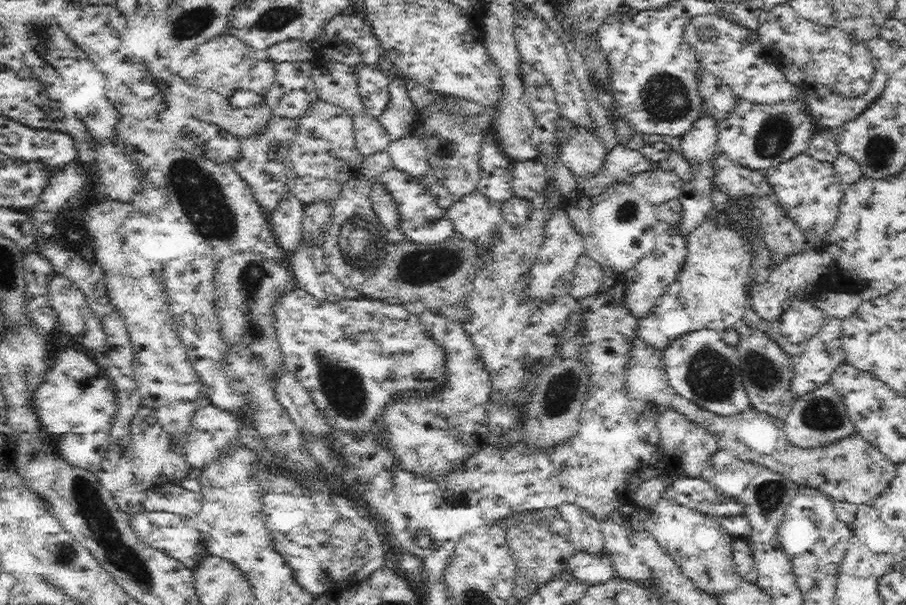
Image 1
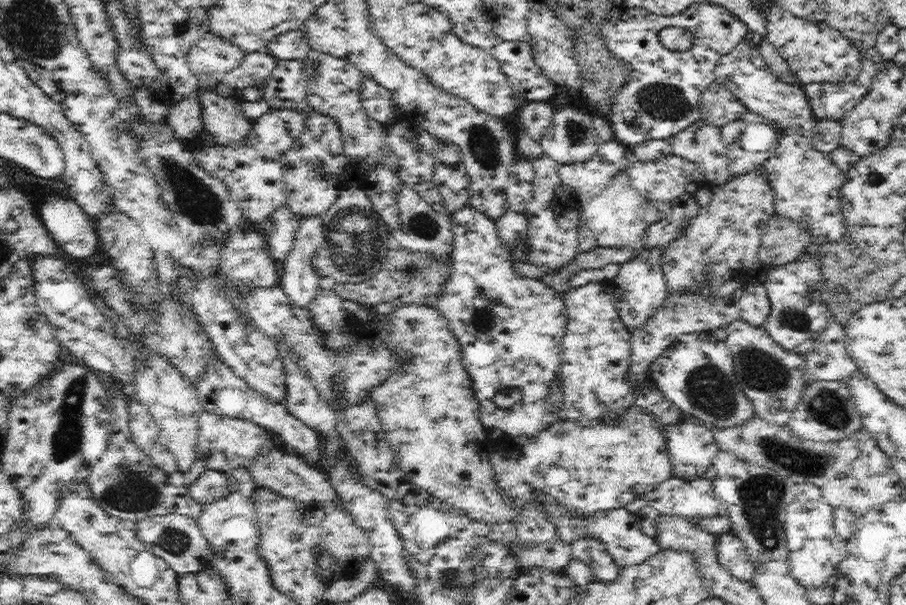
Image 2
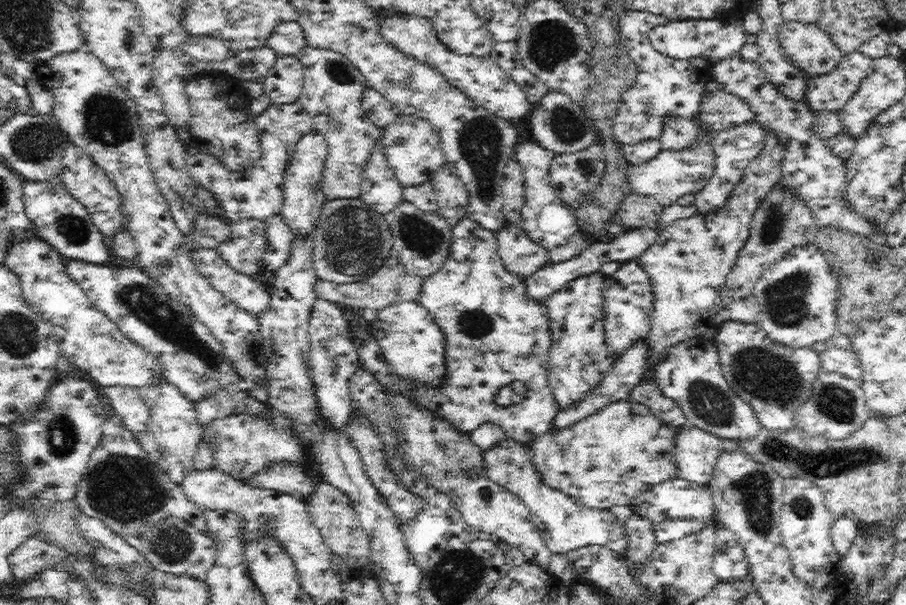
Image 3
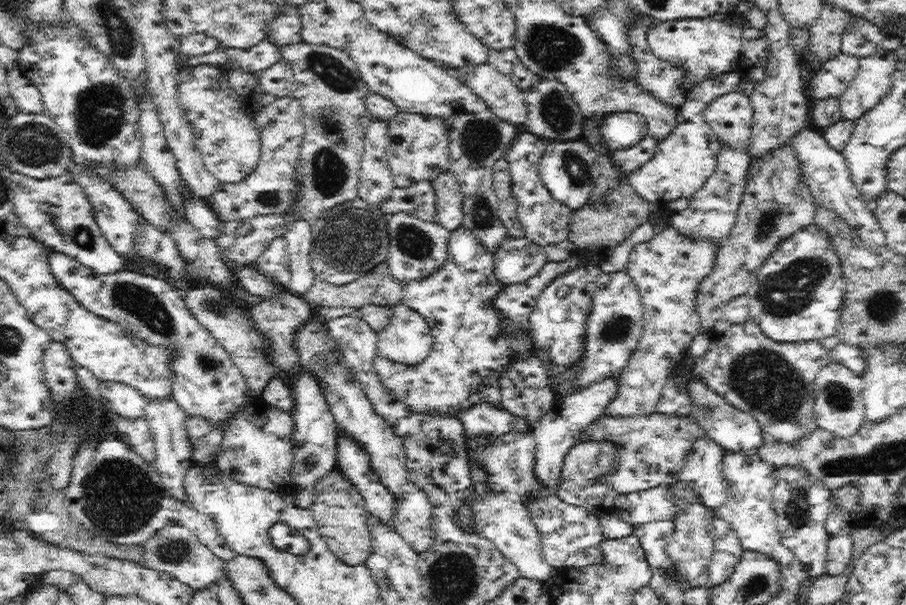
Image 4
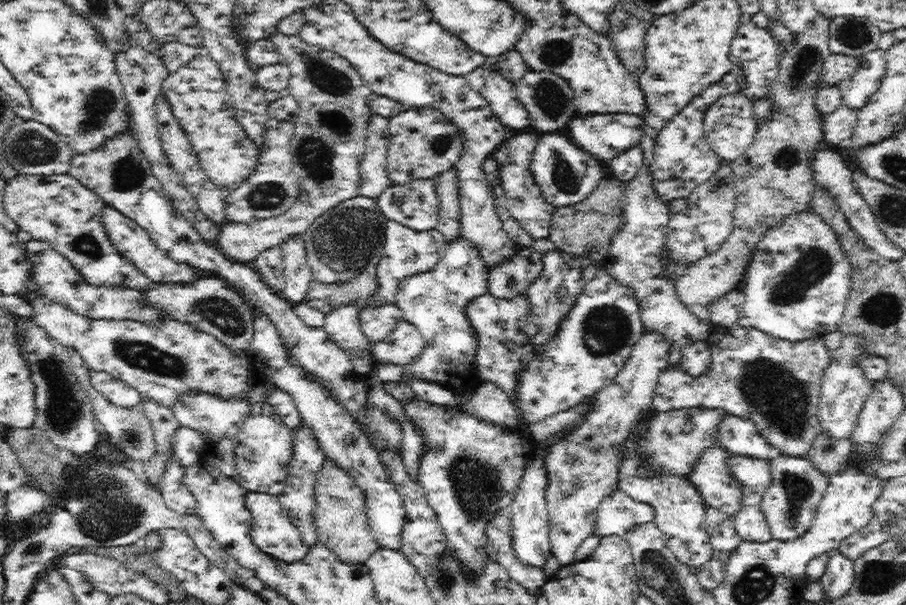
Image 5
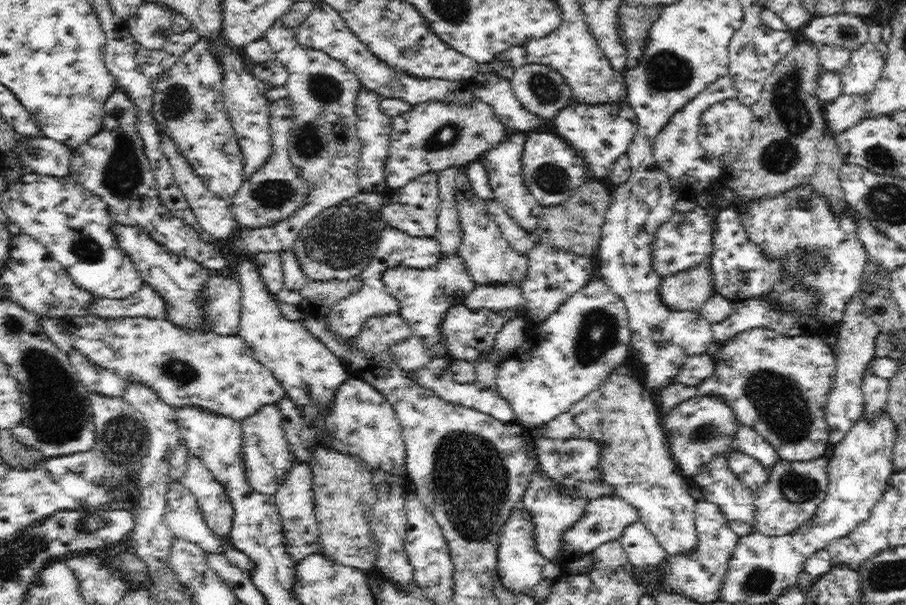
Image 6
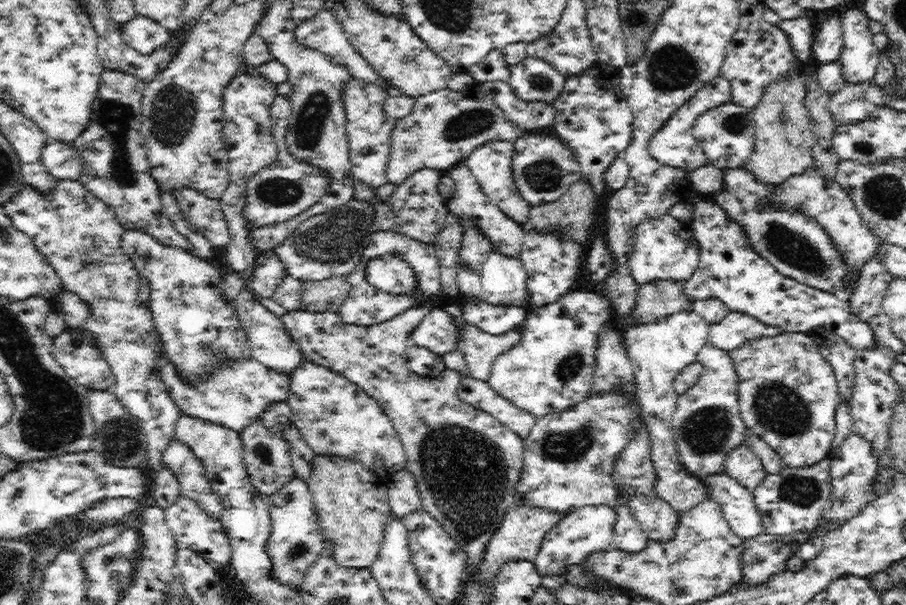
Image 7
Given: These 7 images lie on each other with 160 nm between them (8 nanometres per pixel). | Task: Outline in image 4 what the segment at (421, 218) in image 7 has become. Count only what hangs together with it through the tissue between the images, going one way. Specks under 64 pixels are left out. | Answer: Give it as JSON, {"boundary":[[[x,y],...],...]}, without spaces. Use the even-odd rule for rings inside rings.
{"boundary":[[[422,181],[408,188],[396,187],[390,200],[380,209],[388,216],[404,211],[424,220],[434,221],[437,215],[437,198],[433,184],[431,181]]]}

